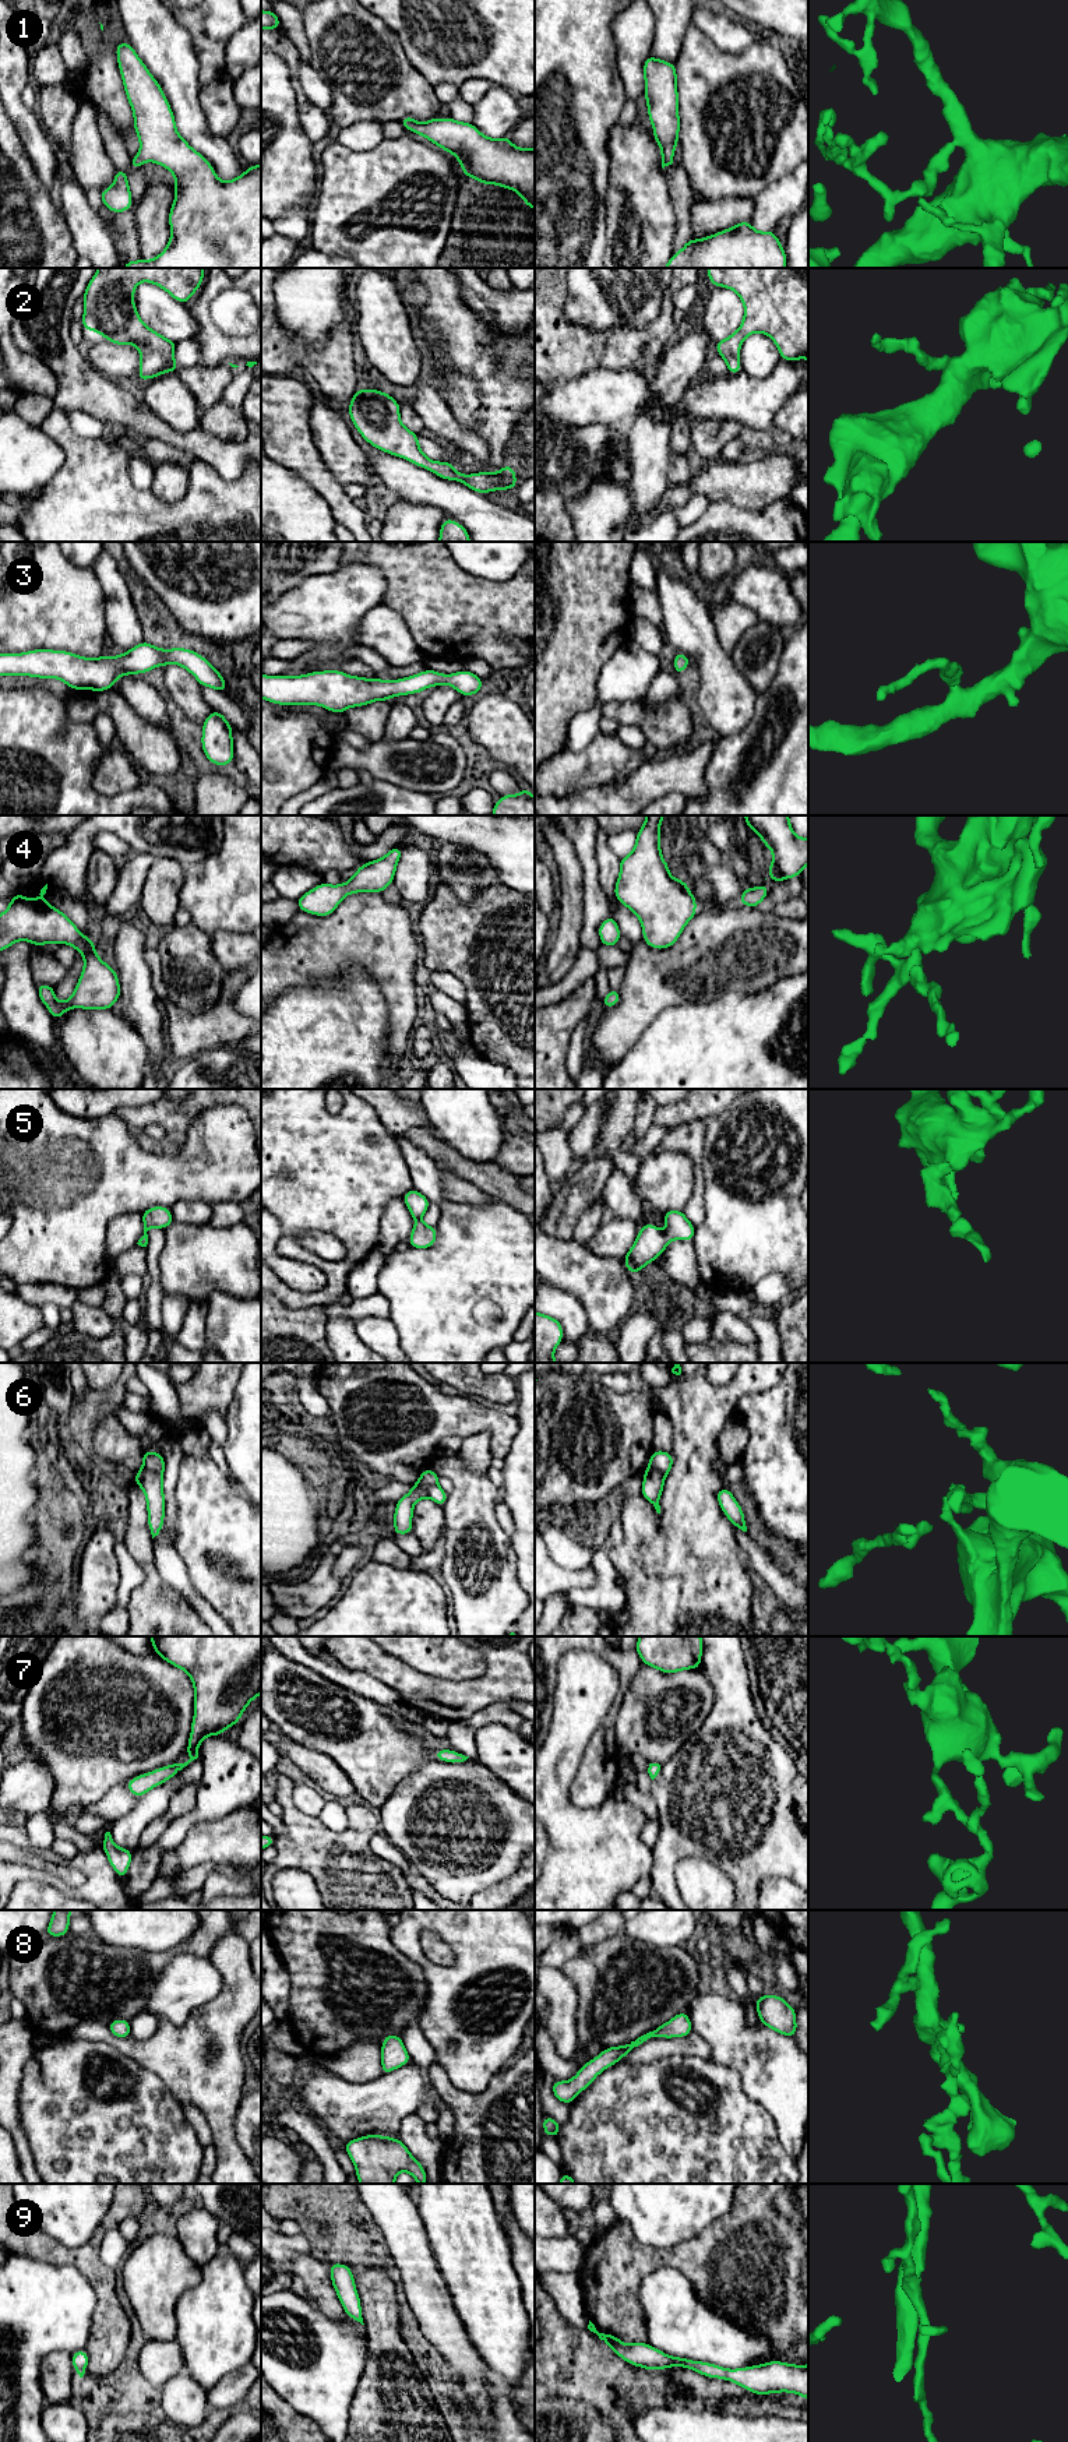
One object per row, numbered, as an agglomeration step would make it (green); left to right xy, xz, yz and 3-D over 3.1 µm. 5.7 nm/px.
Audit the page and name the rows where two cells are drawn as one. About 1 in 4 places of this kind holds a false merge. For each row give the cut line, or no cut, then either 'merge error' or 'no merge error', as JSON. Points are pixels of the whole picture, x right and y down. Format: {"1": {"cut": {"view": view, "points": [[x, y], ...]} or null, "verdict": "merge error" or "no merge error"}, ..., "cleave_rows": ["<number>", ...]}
{"1": {"cut": null, "verdict": "no merge error"}, "2": {"cut": null, "verdict": "no merge error"}, "3": {"cut": null, "verdict": "no merge error"}, "4": {"cut": null, "verdict": "no merge error"}, "5": {"cut": null, "verdict": "no merge error"}, "6": {"cut": {"view": "yz", "points": [[644, 1473], [659, 1470], [665, 1476]]}, "verdict": "merge error"}, "7": {"cut": null, "verdict": "no merge error"}, "8": {"cut": null, "verdict": "no merge error"}, "9": {"cut": null, "verdict": "no merge error"}, "cleave_rows": ["6"]}

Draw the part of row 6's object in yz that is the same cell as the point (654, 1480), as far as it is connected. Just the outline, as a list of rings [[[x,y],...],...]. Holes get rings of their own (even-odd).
[[[651,1470],[644,1474],[641,1495],[653,1504],[658,1514],[660,1514],[659,1498],[663,1491],[665,1474],[658,1470]]]

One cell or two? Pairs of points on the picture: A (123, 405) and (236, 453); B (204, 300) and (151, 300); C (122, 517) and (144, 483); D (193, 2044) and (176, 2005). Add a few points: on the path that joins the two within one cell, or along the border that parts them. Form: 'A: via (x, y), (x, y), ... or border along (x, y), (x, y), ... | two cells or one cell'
A: via (151, 426), (176, 439), (198, 441), (208, 447) | one cell
B: border along (187, 305), (197, 324), (197, 332), (193, 337) | two cells
C: border along (129, 458), (130, 479), (140, 489), (150, 490) | two cells
D: border along (208, 2001), (197, 2007), (179, 2025), (158, 2019) | two cells

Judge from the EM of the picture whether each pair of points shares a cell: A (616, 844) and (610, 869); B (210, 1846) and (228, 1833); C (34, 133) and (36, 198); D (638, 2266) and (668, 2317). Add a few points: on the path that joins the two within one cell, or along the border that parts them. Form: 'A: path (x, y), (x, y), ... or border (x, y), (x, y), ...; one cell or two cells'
A: border (607, 835), (607, 844), (620, 857); two cells
B: path (214, 1842), (219, 1842), (224, 1838); one cell
C: border (23, 141), (31, 165), (41, 184), (48, 191); two cells
D: border (677, 2269), (649, 2272), (640, 2284), (638, 2304); two cells

